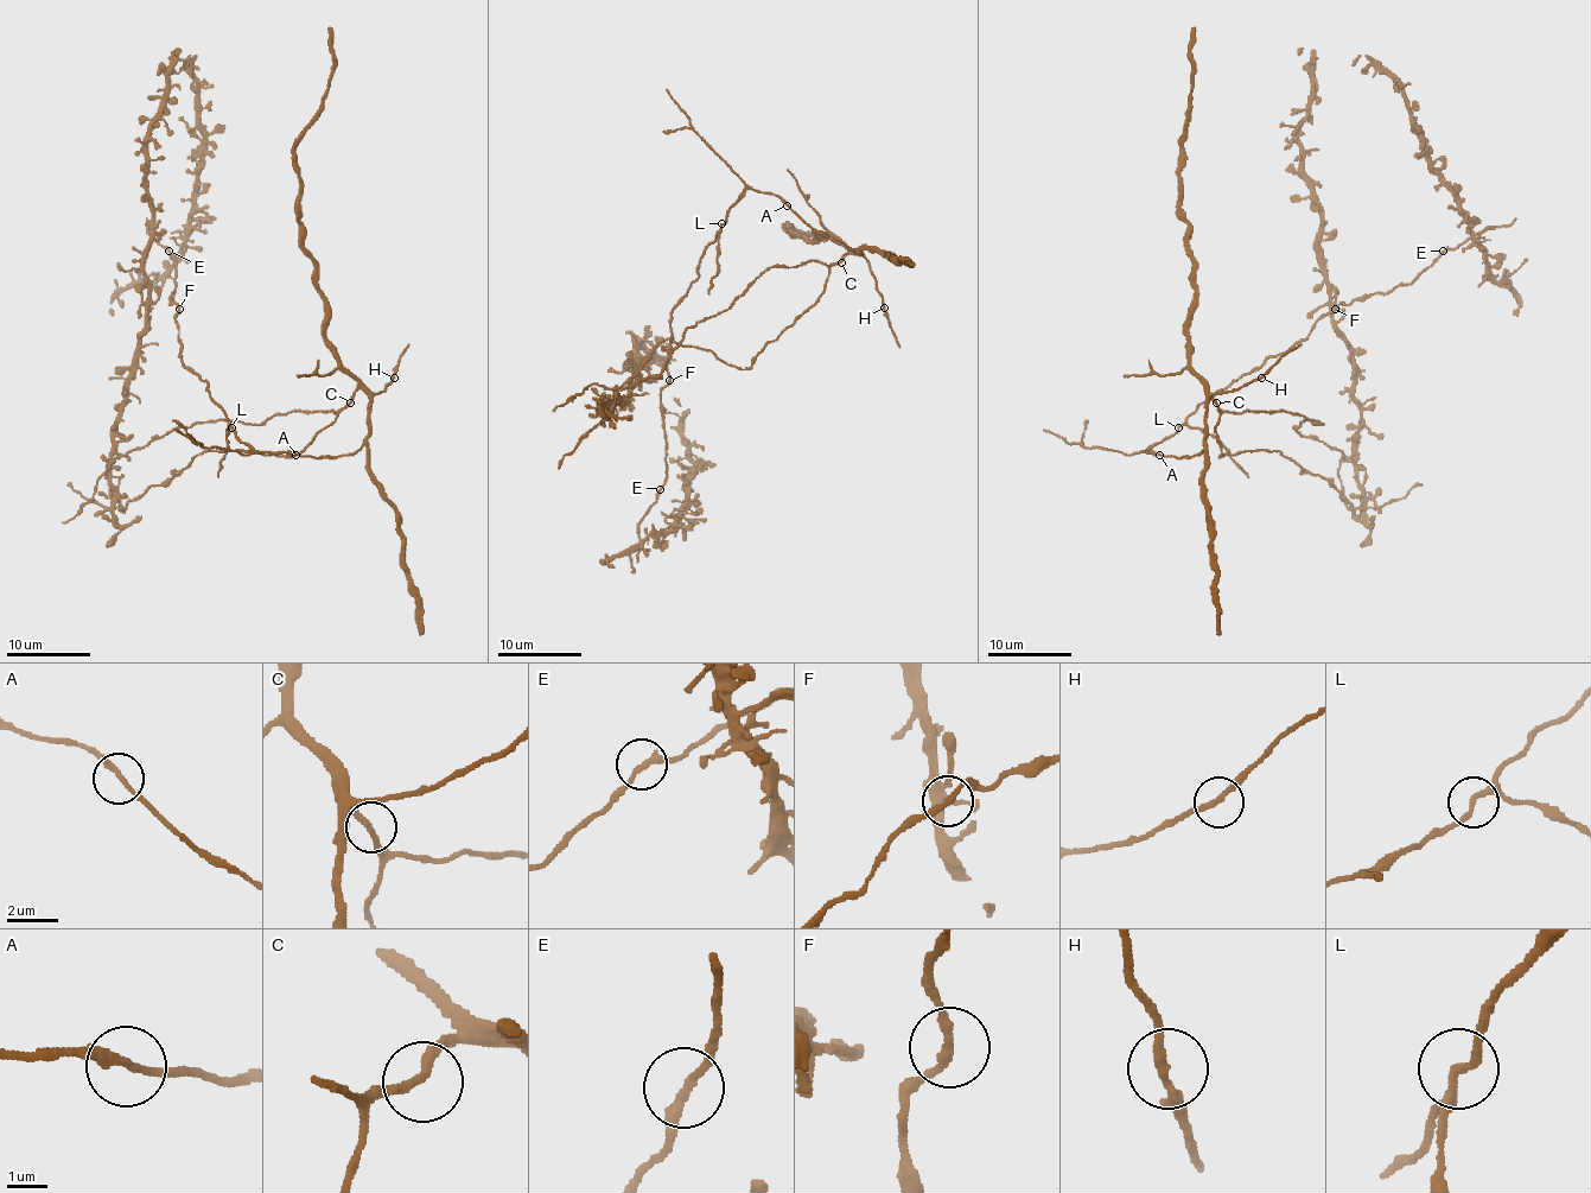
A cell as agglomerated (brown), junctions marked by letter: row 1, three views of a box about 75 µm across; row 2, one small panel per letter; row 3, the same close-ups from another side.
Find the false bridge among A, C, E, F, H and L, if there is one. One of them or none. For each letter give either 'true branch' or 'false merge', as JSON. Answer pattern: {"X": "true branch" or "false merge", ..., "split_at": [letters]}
{"A": "true branch", "C": "true branch", "E": "true branch", "F": "true branch", "H": "true branch", "L": "true branch", "split_at": []}

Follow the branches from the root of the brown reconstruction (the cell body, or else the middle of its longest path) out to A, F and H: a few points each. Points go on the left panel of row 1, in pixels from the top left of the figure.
A: (369, 405), (369, 438), (354, 452), (336, 457), (296, 455)
F: (369, 405), (369, 438), (354, 452), (300, 457), (254, 450), (235, 436), (209, 386), (182, 361), (179, 309)
H: (369, 405), (394, 378)

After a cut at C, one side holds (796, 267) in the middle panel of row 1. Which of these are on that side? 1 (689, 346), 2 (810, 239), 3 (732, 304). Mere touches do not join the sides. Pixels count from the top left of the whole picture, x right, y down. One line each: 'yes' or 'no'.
1: yes
2: no
3: yes

